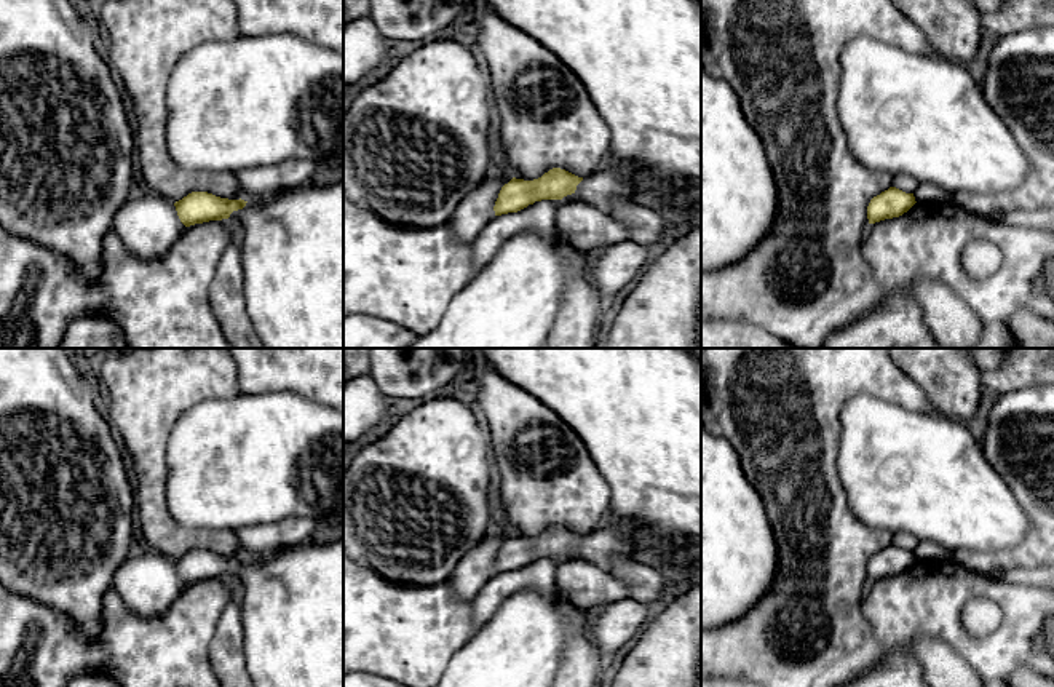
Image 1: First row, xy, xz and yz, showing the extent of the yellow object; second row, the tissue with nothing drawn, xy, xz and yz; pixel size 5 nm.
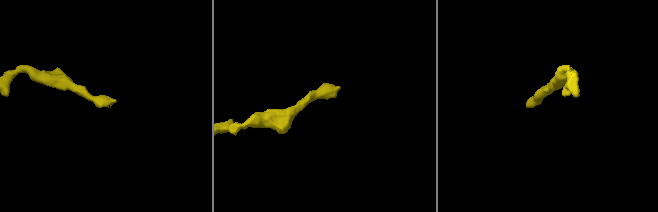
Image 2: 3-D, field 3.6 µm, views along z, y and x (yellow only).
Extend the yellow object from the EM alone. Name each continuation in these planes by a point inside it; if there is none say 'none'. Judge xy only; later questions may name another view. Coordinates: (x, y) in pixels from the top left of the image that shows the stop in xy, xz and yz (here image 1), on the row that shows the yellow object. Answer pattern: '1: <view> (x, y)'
1: xy (291, 243)

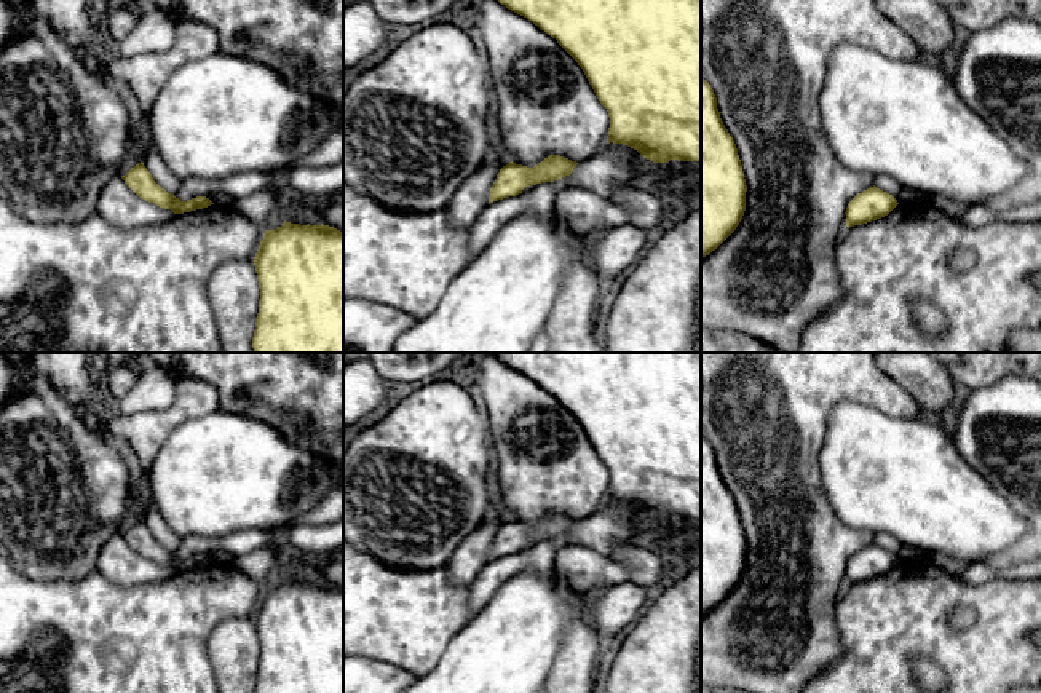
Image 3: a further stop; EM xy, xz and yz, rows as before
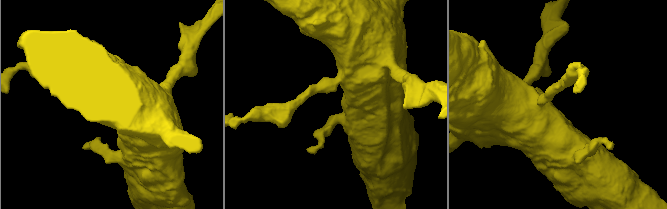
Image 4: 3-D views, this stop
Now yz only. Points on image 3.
none

